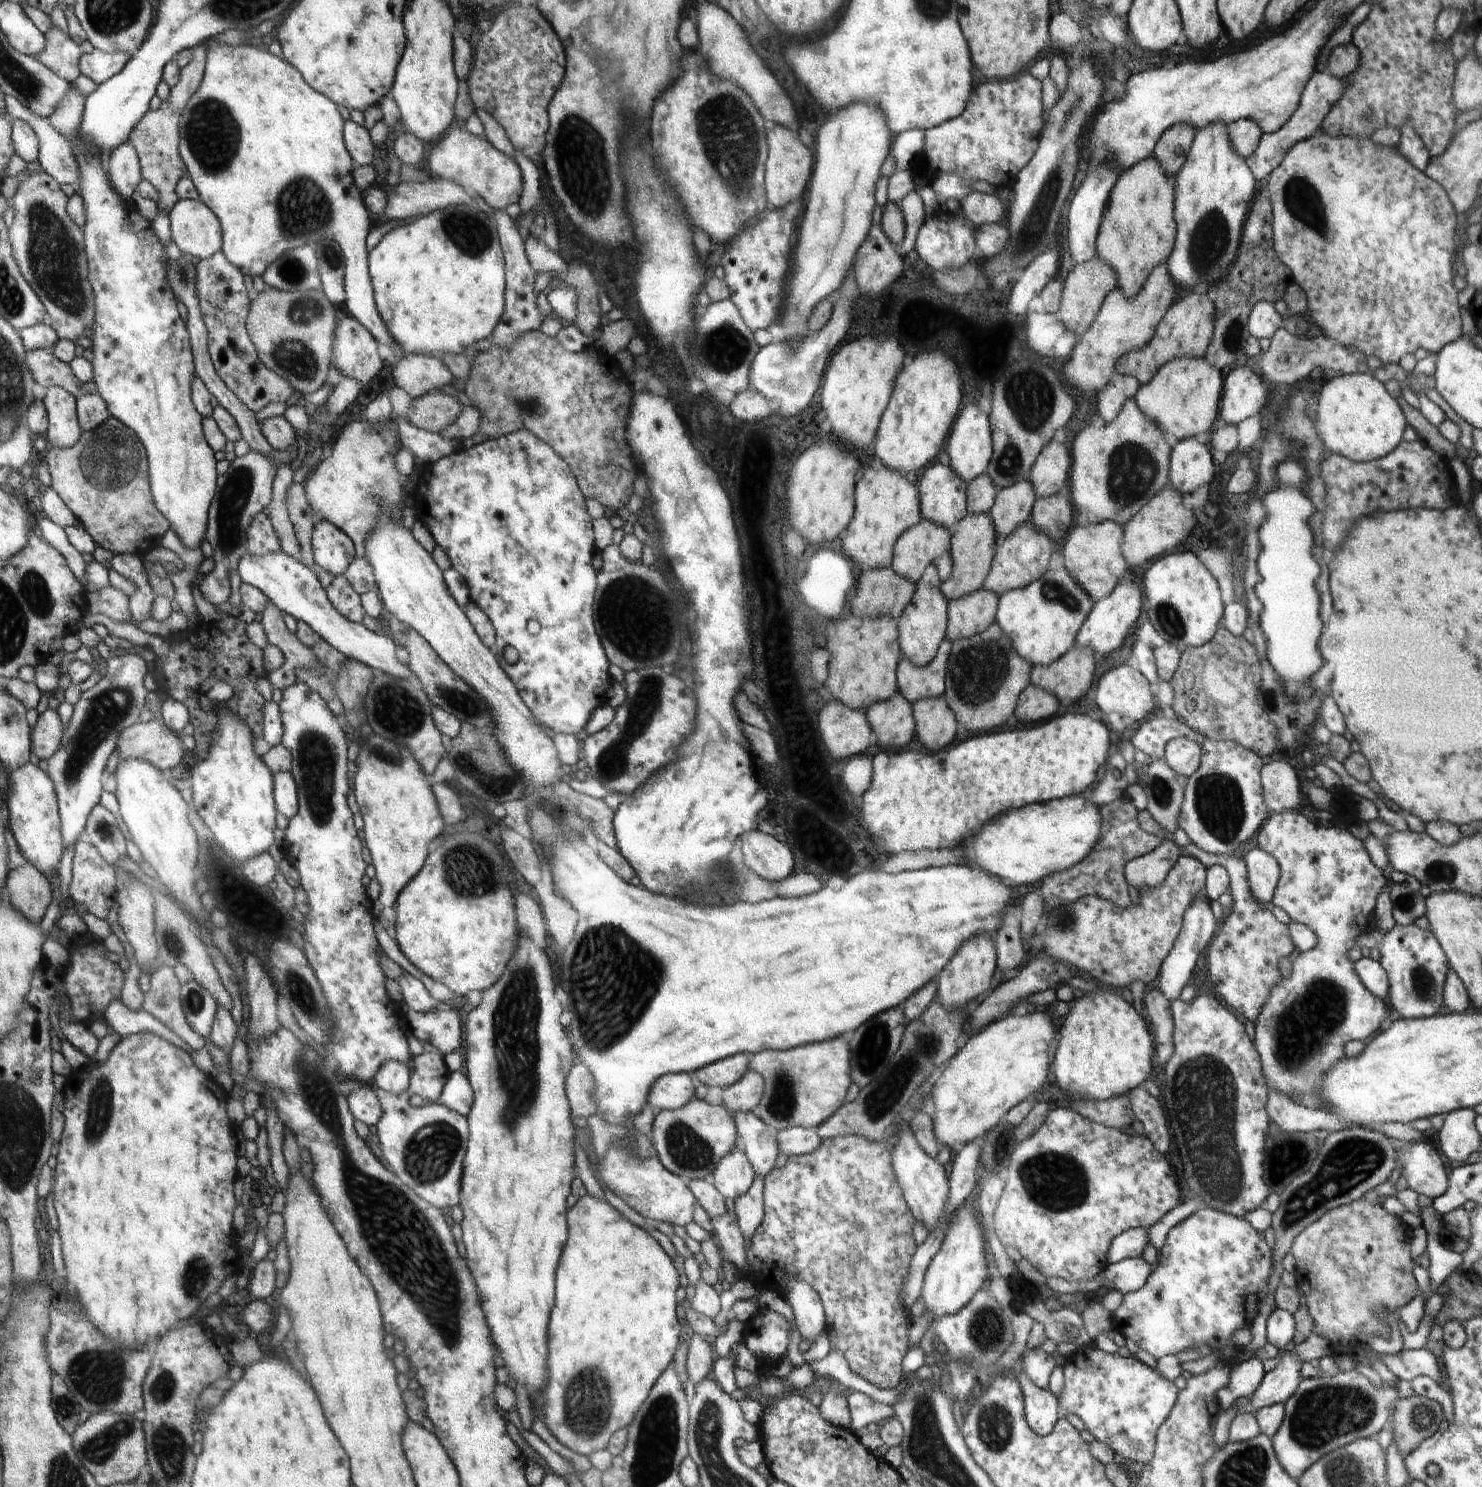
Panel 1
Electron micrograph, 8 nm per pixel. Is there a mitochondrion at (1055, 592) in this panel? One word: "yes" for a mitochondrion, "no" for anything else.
yes

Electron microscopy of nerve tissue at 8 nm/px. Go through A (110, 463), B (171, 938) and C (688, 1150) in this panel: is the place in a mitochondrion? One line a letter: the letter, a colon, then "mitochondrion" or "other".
A: mitochondrion
B: mitochondrion
C: mitochondrion

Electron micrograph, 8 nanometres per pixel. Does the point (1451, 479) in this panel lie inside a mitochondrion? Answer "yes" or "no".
no

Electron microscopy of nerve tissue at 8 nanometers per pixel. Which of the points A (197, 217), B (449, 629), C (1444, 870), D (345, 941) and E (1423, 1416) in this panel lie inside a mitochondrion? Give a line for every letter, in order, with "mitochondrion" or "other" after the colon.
A: other
B: other
C: mitochondrion
D: other
E: mitochondrion

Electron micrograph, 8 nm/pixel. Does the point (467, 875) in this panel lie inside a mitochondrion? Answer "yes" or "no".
yes

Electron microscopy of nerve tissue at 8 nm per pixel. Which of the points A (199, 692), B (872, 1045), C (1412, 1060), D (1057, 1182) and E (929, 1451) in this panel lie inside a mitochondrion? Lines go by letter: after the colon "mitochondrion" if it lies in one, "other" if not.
A: other
B: mitochondrion
C: other
D: mitochondrion
E: mitochondrion

